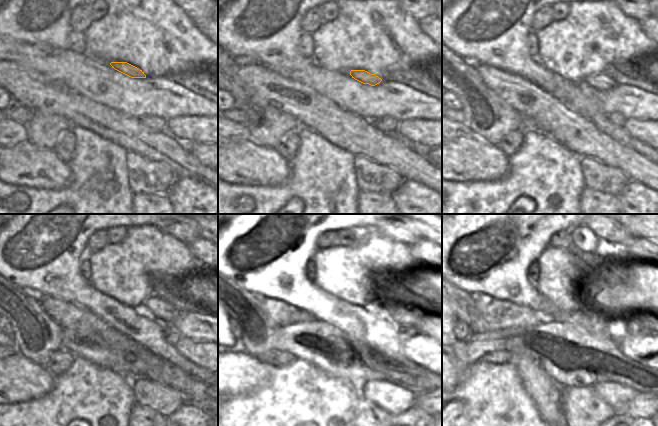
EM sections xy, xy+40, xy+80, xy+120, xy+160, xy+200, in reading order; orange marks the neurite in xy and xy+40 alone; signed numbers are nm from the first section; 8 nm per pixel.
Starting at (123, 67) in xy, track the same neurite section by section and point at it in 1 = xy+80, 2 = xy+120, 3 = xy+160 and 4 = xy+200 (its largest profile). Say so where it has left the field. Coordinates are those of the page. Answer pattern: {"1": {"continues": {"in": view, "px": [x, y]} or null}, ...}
{"1": {"continues": {"in": "xy+80", "px": [603, 81]}}, "2": {"continues": {"in": "xy+120", "px": [157, 306]}}, "3": {"continues": {"in": "xy+160", "px": [405, 318]}}, "4": {"continues": {"in": "xy+200", "px": [641, 324]}}}

